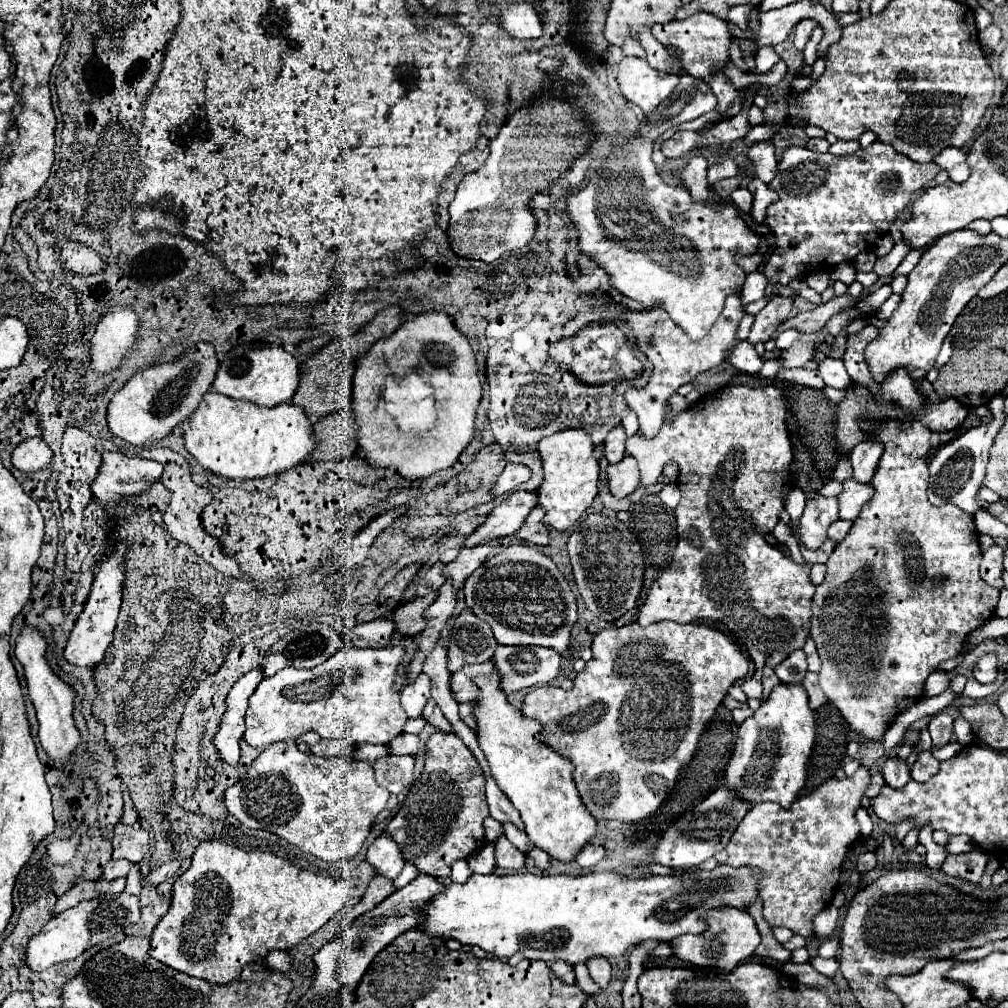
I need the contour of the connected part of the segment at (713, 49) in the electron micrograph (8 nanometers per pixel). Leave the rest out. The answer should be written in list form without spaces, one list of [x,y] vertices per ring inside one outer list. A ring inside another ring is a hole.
[[[696,12],[686,20],[674,20],[674,22],[668,22],[668,24],[652,26],[652,34],[664,46],[678,46],[678,52],[682,52],[682,70],[686,70],[692,76],[706,80],[710,84],[710,88],[714,88],[714,94],[718,98],[718,106],[716,106],[718,112],[726,112],[732,106],[734,98],[740,92],[722,74],[722,66],[728,58],[728,44],[730,44],[730,32],[728,32],[724,20],[720,20],[720,18],[716,18],[714,14],[708,14],[708,12]],[[710,68],[714,68],[716,72],[712,74]]]

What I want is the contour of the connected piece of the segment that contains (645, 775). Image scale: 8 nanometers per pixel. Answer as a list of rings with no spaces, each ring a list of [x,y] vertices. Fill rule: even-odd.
[[[662,620],[662,622],[656,622],[656,624],[650,624],[648,628],[642,628],[638,626],[636,622],[630,624],[630,626],[622,626],[622,628],[608,628],[608,630],[600,630],[594,640],[592,640],[592,660],[586,662],[586,668],[576,676],[574,680],[574,688],[572,690],[560,690],[556,686],[540,686],[540,688],[534,688],[526,698],[524,698],[524,706],[522,706],[522,714],[528,716],[528,718],[534,718],[538,720],[542,726],[544,726],[544,740],[560,754],[568,756],[576,770],[574,770],[574,778],[576,778],[576,786],[580,790],[580,796],[586,804],[586,808],[590,810],[590,814],[596,818],[596,820],[620,820],[620,822],[640,822],[648,816],[652,816],[660,804],[664,802],[666,794],[672,790],[672,786],[676,784],[678,780],[678,774],[680,774],[680,768],[690,762],[690,756],[694,756],[694,750],[698,746],[698,740],[700,740],[700,734],[704,732],[706,728],[706,722],[714,716],[716,708],[720,706],[722,698],[726,696],[728,688],[744,678],[748,674],[748,658],[740,652],[740,648],[726,636],[722,634],[720,630],[716,628],[710,628],[710,626],[704,626],[704,624],[676,624],[676,622],[670,622],[670,620]],[[668,690],[674,692],[674,698],[668,698]],[[672,702],[680,702],[682,706],[682,712],[680,712],[680,720],[660,720],[662,714],[666,712],[666,708],[670,708]]]

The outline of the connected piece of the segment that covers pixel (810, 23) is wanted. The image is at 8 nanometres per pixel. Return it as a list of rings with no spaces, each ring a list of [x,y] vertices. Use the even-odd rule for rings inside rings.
[[[800,20],[798,22],[798,26],[796,26],[796,36],[794,36],[794,44],[796,44],[796,48],[804,48],[806,46],[806,42],[810,40],[810,34],[812,34],[812,30],[818,26],[818,22],[814,22],[814,20]]]

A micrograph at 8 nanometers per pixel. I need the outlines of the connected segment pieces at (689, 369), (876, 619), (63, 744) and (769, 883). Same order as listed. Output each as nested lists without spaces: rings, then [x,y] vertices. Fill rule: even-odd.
[[[728,296],[722,314],[718,316],[716,324],[712,326],[712,330],[700,338],[700,340],[692,340],[684,330],[680,330],[672,318],[658,308],[648,308],[648,310],[632,310],[632,314],[628,314],[628,324],[632,326],[634,334],[636,334],[636,342],[638,348],[654,362],[654,372],[650,382],[646,384],[646,388],[642,390],[628,390],[626,392],[626,402],[630,406],[630,410],[636,412],[638,416],[638,434],[642,434],[644,438],[654,438],[654,434],[658,434],[658,430],[664,424],[664,404],[666,400],[682,386],[692,382],[700,372],[706,372],[718,364],[722,364],[726,350],[732,348],[734,344],[738,344],[734,340],[734,334],[738,330],[738,324],[744,316],[744,308],[740,304],[740,296]]]
[[[860,420],[860,430],[862,432],[874,432],[872,440],[880,442],[884,446],[882,458],[876,466],[876,472],[870,480],[870,484],[874,486],[874,496],[872,500],[864,506],[862,514],[858,516],[858,520],[852,524],[850,532],[846,534],[846,538],[834,548],[830,560],[826,562],[826,578],[824,582],[816,588],[814,598],[812,598],[812,628],[810,628],[810,636],[816,642],[820,660],[822,660],[822,670],[820,670],[820,686],[824,690],[824,694],[830,698],[830,702],[842,712],[842,716],[848,720],[848,724],[858,732],[858,734],[866,734],[866,738],[870,740],[878,740],[880,736],[884,736],[884,732],[888,730],[888,724],[902,712],[906,710],[910,704],[918,702],[922,698],[924,692],[924,682],[928,678],[930,672],[936,670],[936,666],[948,658],[956,658],[962,642],[966,638],[968,632],[976,630],[978,626],[982,626],[986,620],[990,620],[994,616],[996,604],[998,604],[998,590],[988,586],[986,582],[982,582],[980,578],[980,560],[982,560],[982,552],[980,552],[980,544],[976,538],[976,526],[974,526],[974,518],[966,512],[962,512],[958,506],[945,504],[943,507],[932,506],[926,498],[926,484],[928,484],[928,450],[930,450],[930,440],[932,440],[932,432],[922,424],[922,422],[900,422],[900,420],[886,420],[880,424],[870,424],[868,420]]]
[[[24,628],[20,638],[18,638],[18,642],[16,642],[16,658],[22,662],[22,666],[26,670],[28,696],[30,696],[34,708],[36,708],[38,722],[40,722],[38,738],[40,738],[44,750],[56,762],[56,766],[62,768],[64,764],[68,764],[72,752],[80,744],[80,732],[78,732],[76,724],[74,724],[74,716],[72,716],[72,710],[74,710],[74,690],[52,672],[52,668],[44,660],[44,654],[46,654],[44,636],[38,630]]]
[[[860,766],[856,774],[850,778],[826,780],[814,792],[800,796],[788,810],[782,810],[782,806],[774,802],[762,802],[758,806],[752,806],[752,810],[740,822],[740,826],[736,828],[734,836],[726,846],[728,850],[726,864],[734,868],[740,868],[740,866],[758,868],[760,872],[758,894],[764,902],[764,918],[770,926],[786,926],[802,938],[810,938],[814,934],[812,920],[834,898],[834,892],[840,880],[842,860],[848,848],[860,838],[860,826],[855,814],[860,808],[860,798],[864,794],[868,780],[870,780],[870,772],[865,770],[864,766]]]

